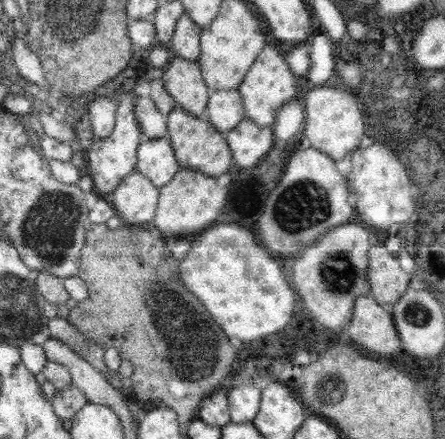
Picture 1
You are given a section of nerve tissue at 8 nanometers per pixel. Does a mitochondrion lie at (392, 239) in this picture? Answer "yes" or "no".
no

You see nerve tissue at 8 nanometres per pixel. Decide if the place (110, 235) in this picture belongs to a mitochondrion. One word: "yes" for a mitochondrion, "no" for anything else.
no

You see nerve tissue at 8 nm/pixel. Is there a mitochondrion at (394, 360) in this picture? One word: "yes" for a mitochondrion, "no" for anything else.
no

